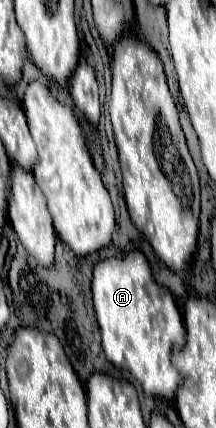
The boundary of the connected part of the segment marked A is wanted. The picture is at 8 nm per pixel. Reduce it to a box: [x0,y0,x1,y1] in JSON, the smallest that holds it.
[92,251,184,399]

